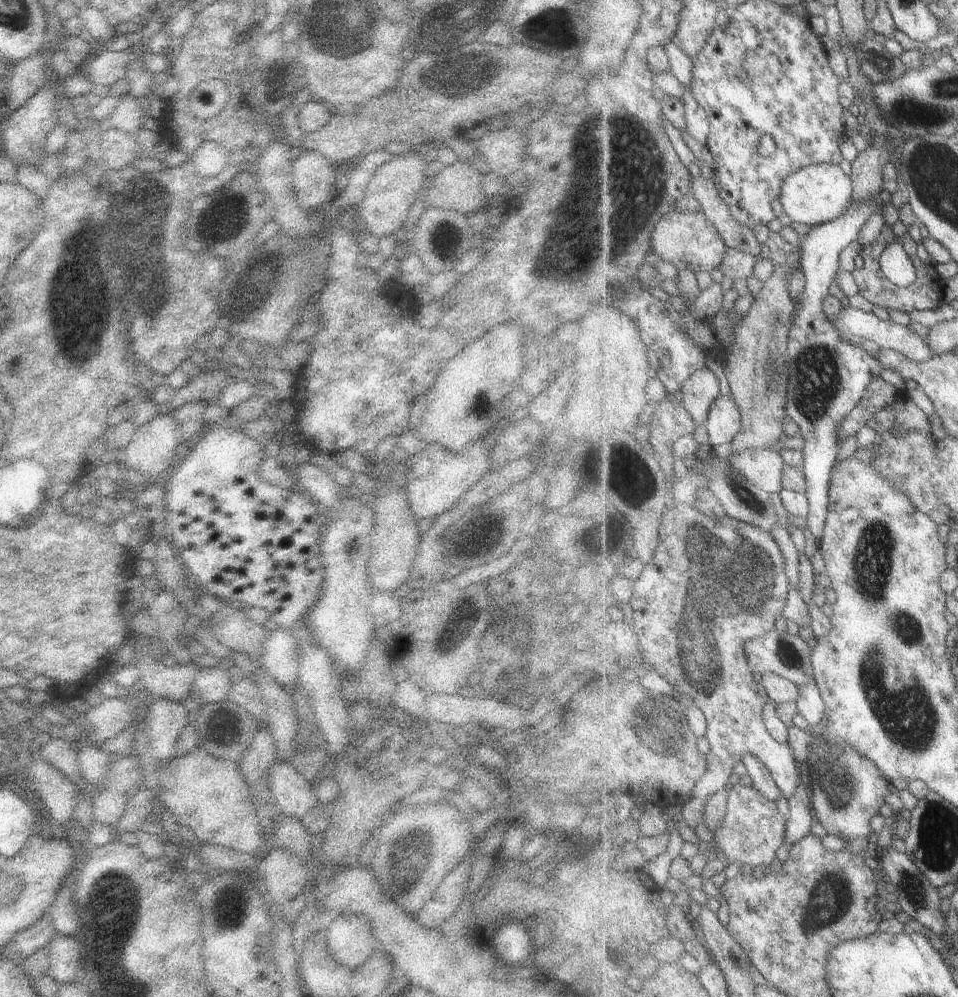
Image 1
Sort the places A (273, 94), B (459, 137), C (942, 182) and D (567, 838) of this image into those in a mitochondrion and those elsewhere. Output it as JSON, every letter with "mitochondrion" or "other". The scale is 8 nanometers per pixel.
{"A":"other","B":"other","C":"mitochondrion","D":"other"}

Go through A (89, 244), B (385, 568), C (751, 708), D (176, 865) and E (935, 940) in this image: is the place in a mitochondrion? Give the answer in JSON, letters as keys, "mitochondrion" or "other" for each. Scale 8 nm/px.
{"A":"mitochondrion","B":"other","C":"other","D":"other","E":"other"}

